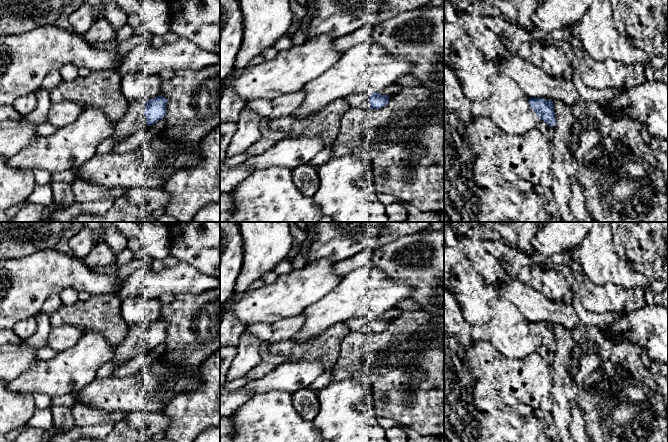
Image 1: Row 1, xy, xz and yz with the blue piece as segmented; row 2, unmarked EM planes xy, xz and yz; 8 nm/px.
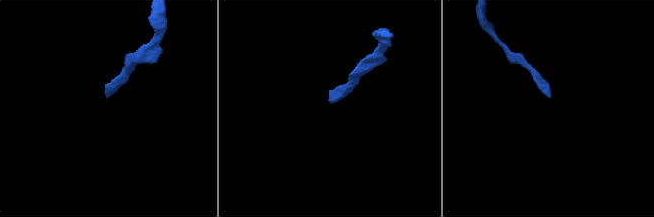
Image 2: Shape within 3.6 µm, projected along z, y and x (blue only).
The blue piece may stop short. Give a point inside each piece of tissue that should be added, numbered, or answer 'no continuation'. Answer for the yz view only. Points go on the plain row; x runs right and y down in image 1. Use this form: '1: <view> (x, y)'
no continuation

